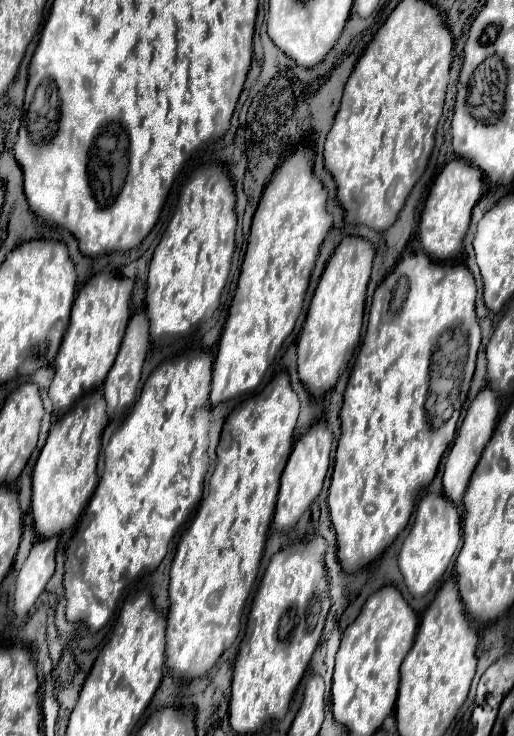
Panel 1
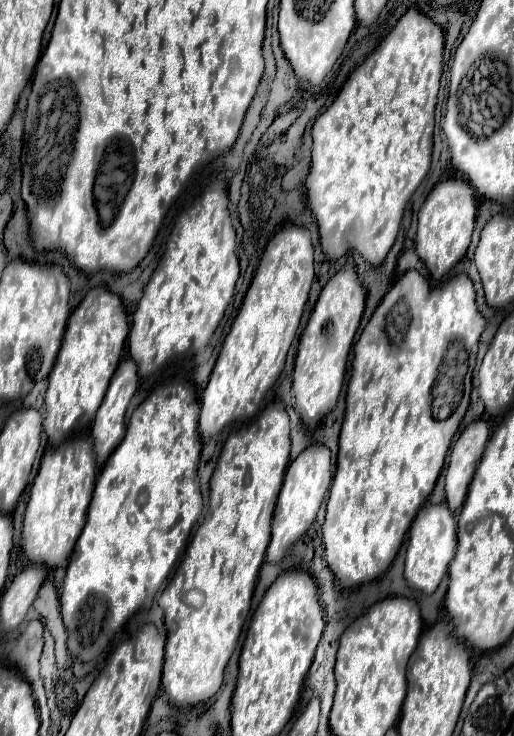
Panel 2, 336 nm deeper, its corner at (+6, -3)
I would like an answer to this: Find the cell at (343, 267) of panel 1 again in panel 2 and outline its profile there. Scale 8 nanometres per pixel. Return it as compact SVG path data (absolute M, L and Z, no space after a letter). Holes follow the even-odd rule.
M349 259L341 271L337 271L323 287L309 323L299 339L295 371L293 371L293 393L295 407L307 427L315 427L335 405L345 379L347 355L359 327L365 307L365 289L357 277L355 263Z

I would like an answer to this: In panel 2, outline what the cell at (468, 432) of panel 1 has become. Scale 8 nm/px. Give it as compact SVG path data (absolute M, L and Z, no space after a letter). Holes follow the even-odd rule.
M477 419L461 431L457 443L453 445L447 467L445 491L447 491L447 505L455 515L461 511L467 487L479 465L487 439L489 439L489 427L483 419Z

